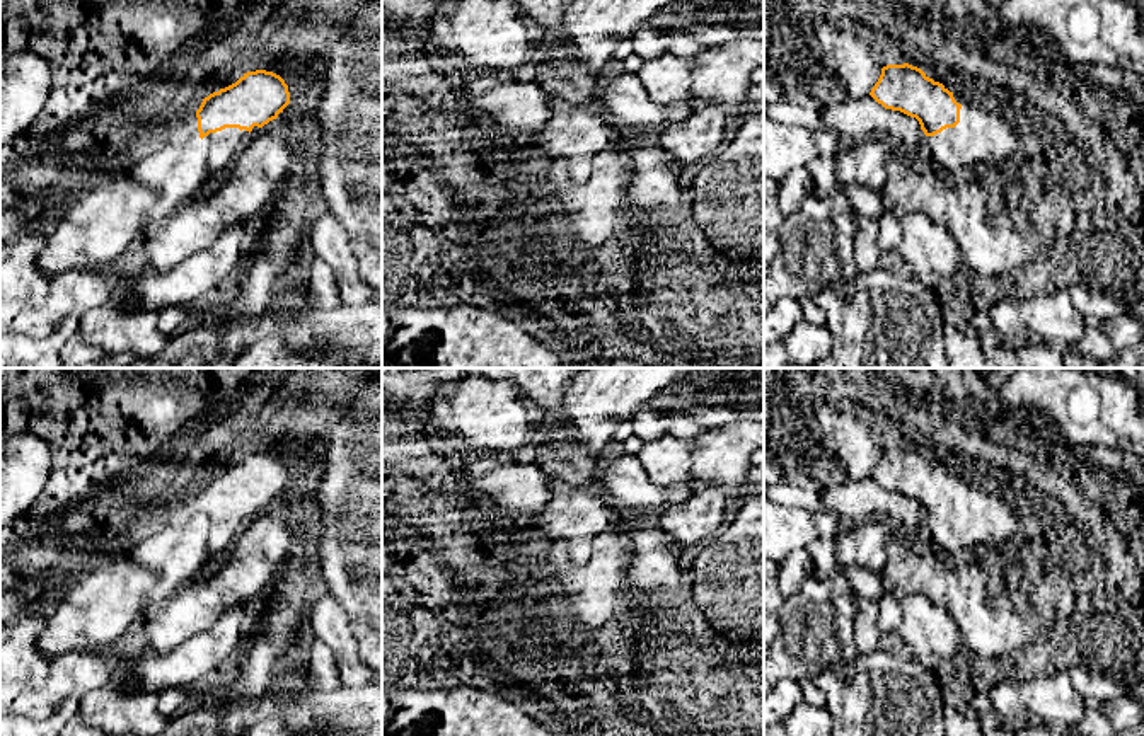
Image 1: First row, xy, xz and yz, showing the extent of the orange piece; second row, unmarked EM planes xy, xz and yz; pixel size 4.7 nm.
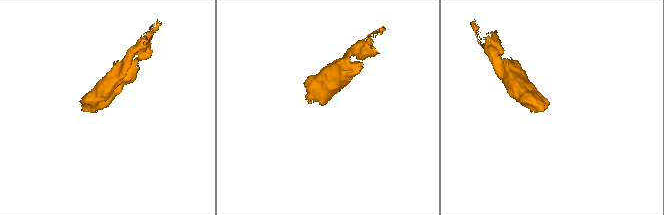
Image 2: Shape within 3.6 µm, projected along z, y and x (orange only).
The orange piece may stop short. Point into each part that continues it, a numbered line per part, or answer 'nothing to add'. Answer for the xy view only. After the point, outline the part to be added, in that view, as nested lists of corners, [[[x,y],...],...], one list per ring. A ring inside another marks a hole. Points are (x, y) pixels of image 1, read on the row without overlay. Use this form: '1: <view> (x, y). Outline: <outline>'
1: xy (222, 527). Outline: [[[225,509],[217,515],[210,515],[203,520],[208,528],[210,552],[218,552],[232,540],[232,537],[249,525],[249,518],[239,509]]]

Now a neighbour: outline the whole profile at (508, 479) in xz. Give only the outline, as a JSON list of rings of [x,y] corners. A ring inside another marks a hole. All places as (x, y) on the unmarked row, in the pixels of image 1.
[[[484,453],[465,470],[469,484],[498,506],[537,515],[551,497],[547,474],[517,453]]]

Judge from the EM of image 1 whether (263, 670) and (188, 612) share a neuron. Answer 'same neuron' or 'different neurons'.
different neurons

